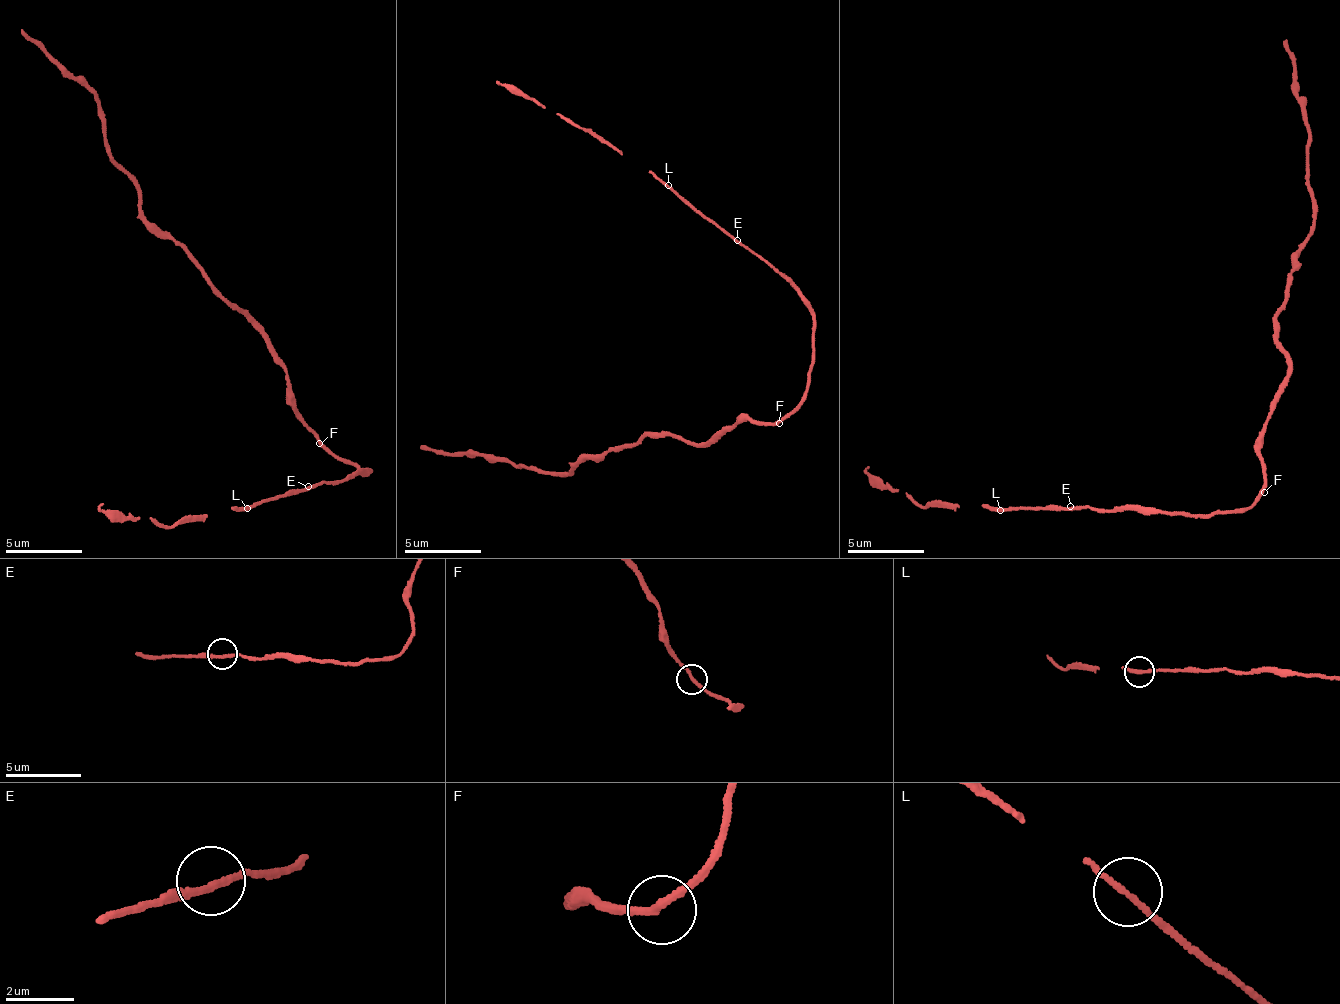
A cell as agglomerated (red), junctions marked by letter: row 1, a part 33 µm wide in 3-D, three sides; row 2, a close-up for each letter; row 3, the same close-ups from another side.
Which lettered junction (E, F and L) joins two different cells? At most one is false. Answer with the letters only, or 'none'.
none

